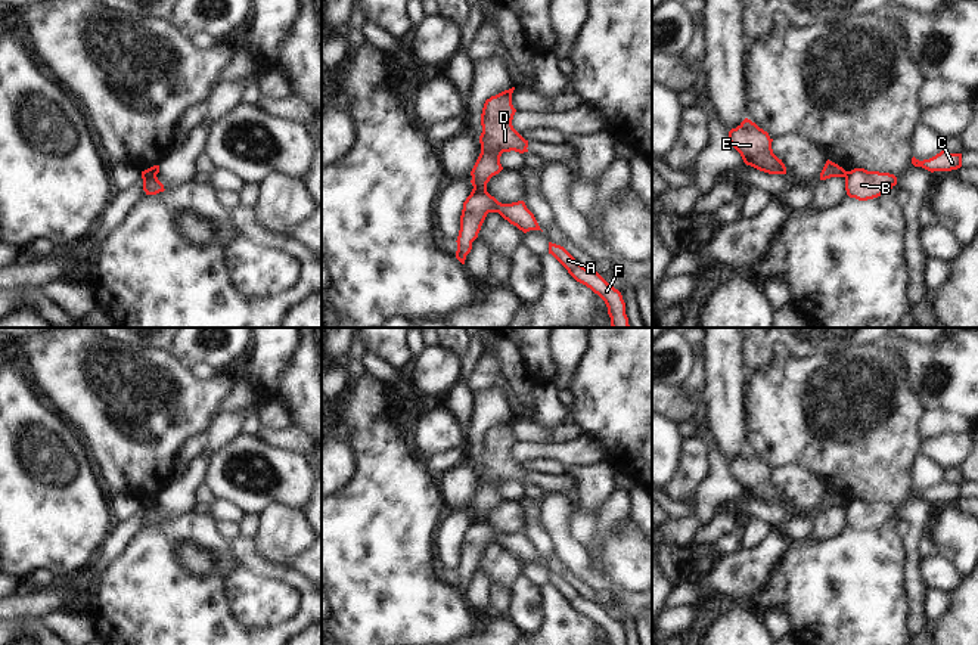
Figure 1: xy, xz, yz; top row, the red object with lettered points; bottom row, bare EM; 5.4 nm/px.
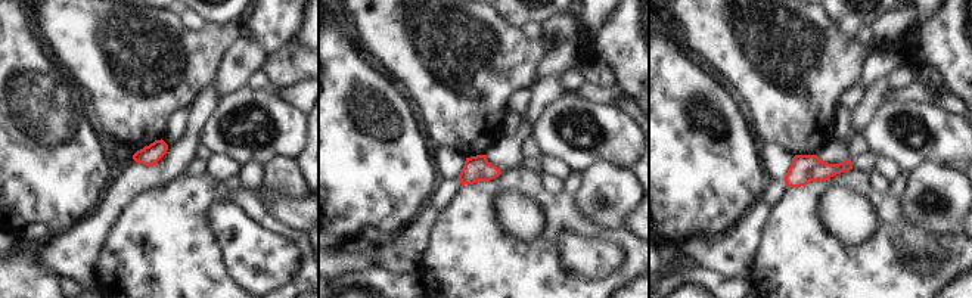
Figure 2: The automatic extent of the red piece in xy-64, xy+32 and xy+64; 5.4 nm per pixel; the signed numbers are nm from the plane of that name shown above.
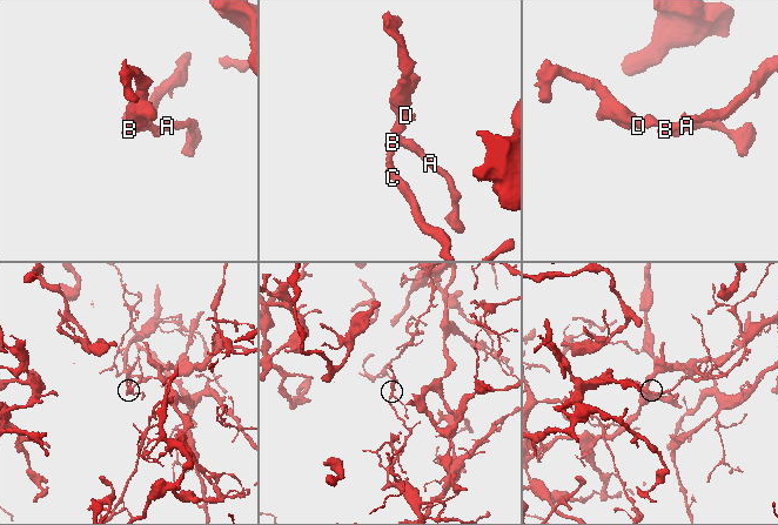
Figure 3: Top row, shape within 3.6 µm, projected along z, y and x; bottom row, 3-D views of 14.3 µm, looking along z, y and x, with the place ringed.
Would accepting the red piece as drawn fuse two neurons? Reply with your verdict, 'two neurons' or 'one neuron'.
two neurons

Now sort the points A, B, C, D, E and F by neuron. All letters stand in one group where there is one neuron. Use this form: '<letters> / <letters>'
A B C F / D E

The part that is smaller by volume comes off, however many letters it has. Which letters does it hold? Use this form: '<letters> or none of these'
D, E

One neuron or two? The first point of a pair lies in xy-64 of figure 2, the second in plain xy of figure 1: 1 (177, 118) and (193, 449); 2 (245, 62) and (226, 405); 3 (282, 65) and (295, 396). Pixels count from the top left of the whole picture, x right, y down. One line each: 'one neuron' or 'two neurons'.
1: one neuron
2: two neurons
3: two neurons

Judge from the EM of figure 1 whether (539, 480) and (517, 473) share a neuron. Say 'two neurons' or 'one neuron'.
one neuron

